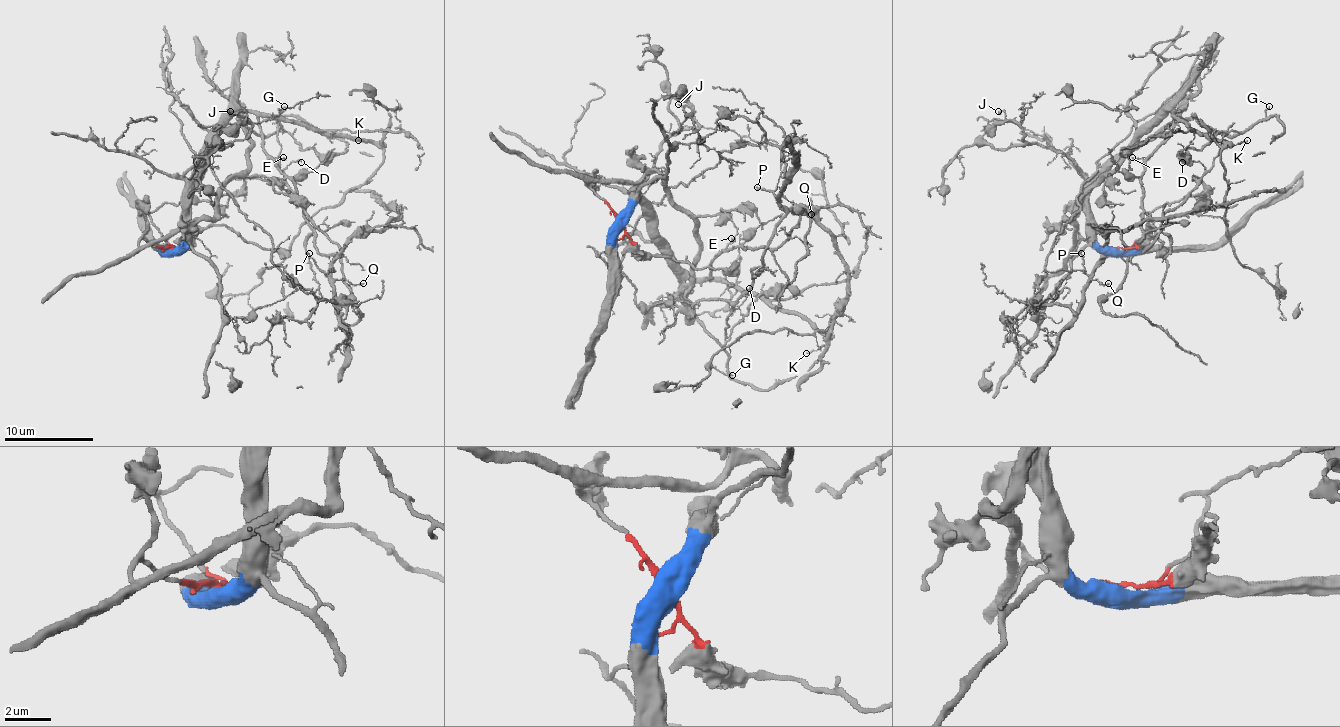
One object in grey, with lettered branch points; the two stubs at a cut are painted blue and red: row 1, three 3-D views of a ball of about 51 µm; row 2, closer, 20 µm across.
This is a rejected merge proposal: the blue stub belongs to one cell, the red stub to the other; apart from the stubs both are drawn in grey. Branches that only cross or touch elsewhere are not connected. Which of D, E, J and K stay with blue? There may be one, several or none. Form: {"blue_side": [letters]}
{"blue_side": ["E", "J", "K"]}

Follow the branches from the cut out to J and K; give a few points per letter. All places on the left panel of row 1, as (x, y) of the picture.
J: (172, 250), (184, 239), (186, 172), (215, 143), (244, 139), (250, 132), (246, 114), (241, 110), (230, 112)
K: (172, 250), (184, 239), (186, 188), (197, 177), (206, 143), (239, 110), (380, 145), (357, 141)

